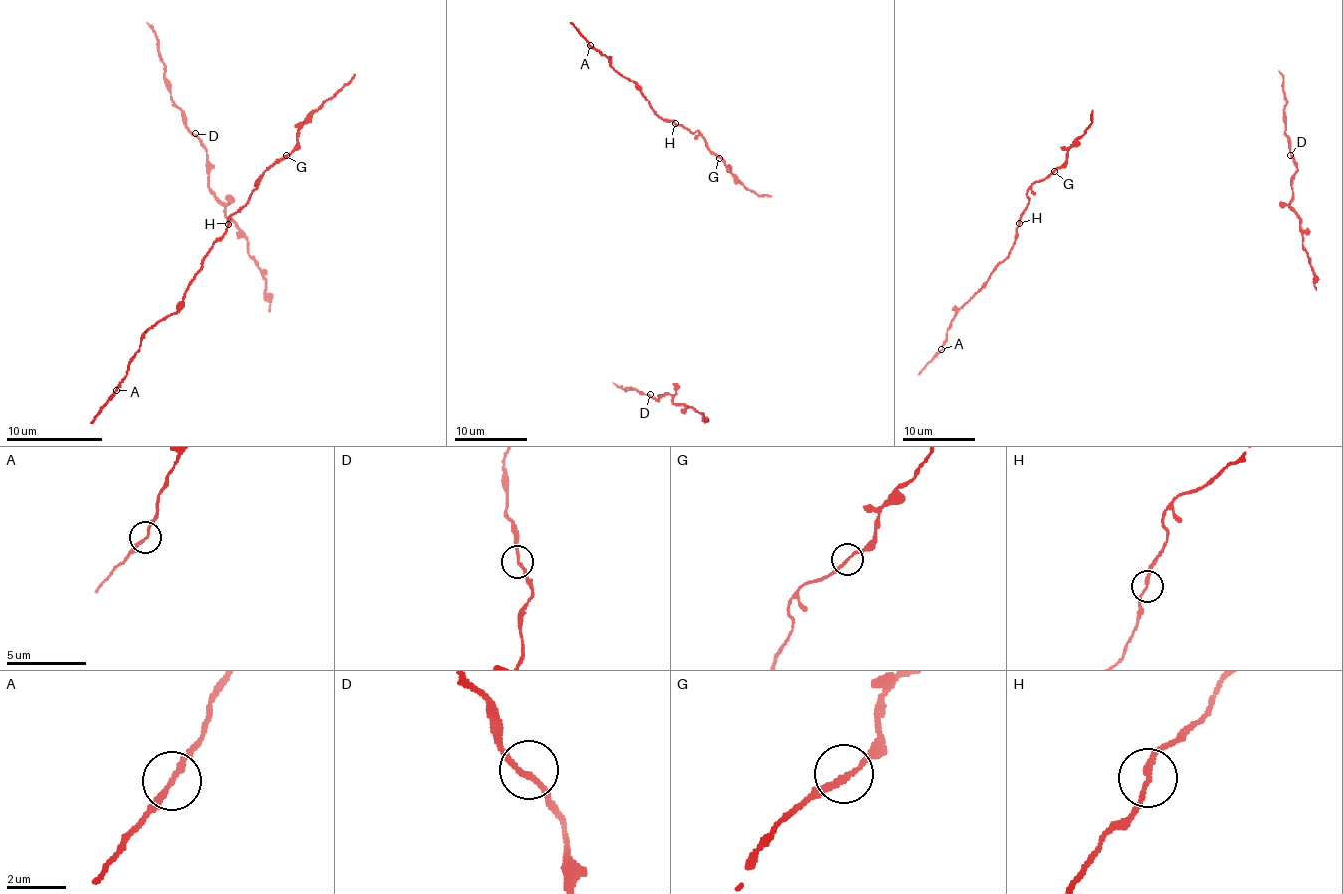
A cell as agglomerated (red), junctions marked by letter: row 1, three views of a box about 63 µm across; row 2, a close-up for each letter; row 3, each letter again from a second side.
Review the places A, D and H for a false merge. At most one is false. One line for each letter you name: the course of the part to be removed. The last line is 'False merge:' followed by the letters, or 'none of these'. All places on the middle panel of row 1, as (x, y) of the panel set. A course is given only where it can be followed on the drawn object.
False merge: none of these

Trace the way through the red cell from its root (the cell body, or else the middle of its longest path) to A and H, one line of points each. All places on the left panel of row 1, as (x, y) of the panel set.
A: (308, 121), (298, 145), (262, 174), (231, 217), (183, 303), (147, 330), (116, 390)
H: (308, 121), (298, 131), (298, 145), (262, 174), (257, 188), (231, 217), (228, 224)

